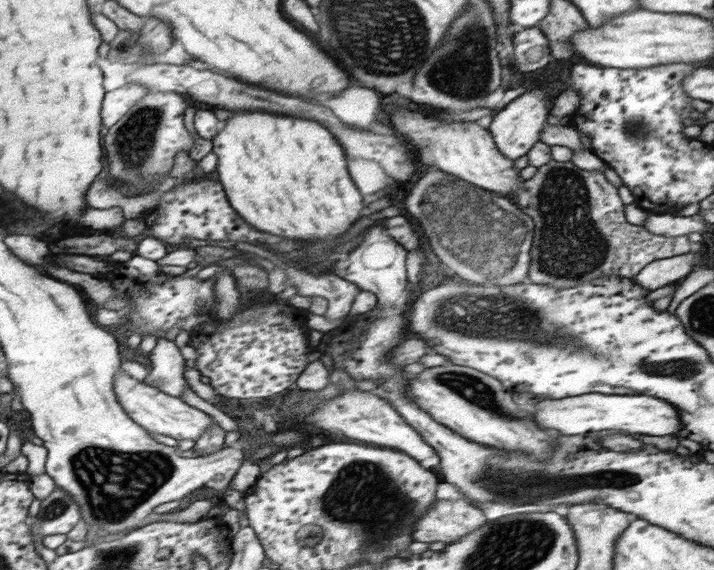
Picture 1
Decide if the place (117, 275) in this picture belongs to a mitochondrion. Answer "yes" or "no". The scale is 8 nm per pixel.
no

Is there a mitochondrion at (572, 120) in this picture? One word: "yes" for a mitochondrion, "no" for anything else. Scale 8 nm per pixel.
no

